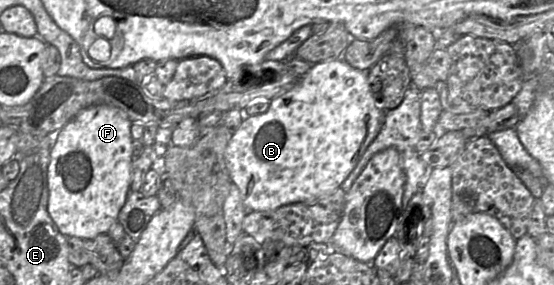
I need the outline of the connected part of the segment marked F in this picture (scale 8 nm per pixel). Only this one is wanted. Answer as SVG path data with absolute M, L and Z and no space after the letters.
M110 105L80 111L53 139L47 173L48 213L66 237L93 239L107 234L130 192L132 181L132 122Z

